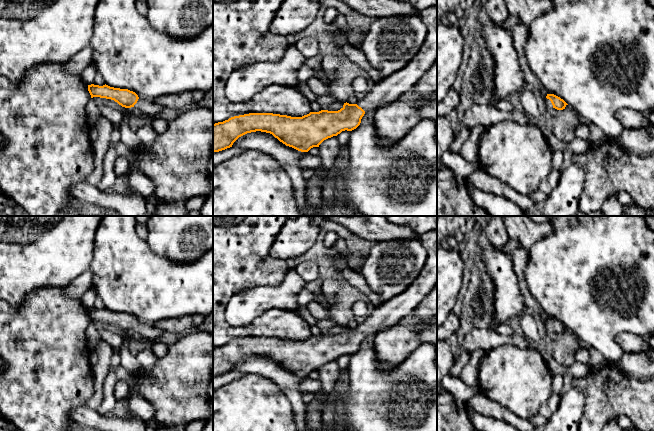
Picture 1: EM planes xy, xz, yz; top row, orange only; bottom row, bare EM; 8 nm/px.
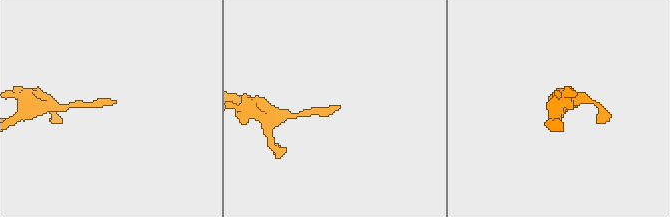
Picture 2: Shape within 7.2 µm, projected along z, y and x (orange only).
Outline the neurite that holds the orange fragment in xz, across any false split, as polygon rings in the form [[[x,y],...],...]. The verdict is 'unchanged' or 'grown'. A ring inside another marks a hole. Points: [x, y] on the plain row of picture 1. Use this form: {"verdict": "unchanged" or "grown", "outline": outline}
{"verdict": "grown", "outline": [[[437,230],[420,235],[427,250],[427,260],[410,287],[374,308],[368,319],[356,328],[344,327],[338,335],[321,334],[302,341],[273,337],[249,337],[213,348],[213,377],[232,371],[241,360],[261,355],[272,358],[286,370],[308,376],[342,355],[356,353],[366,335],[397,324],[411,315],[437,284]]]}

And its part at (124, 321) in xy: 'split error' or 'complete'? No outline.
split error

